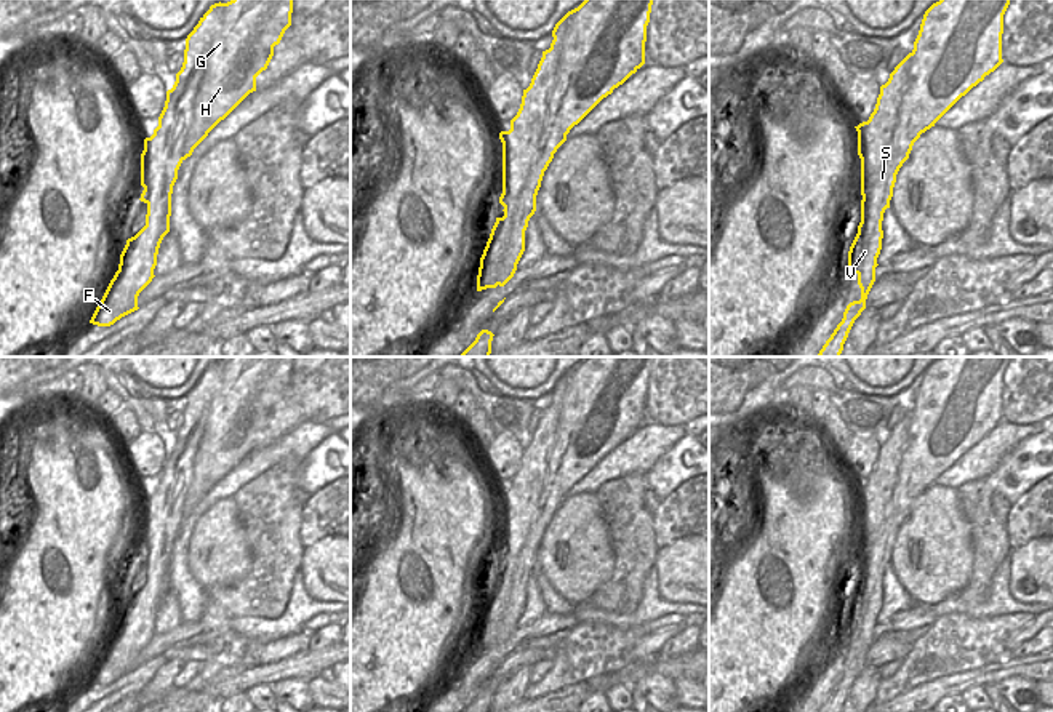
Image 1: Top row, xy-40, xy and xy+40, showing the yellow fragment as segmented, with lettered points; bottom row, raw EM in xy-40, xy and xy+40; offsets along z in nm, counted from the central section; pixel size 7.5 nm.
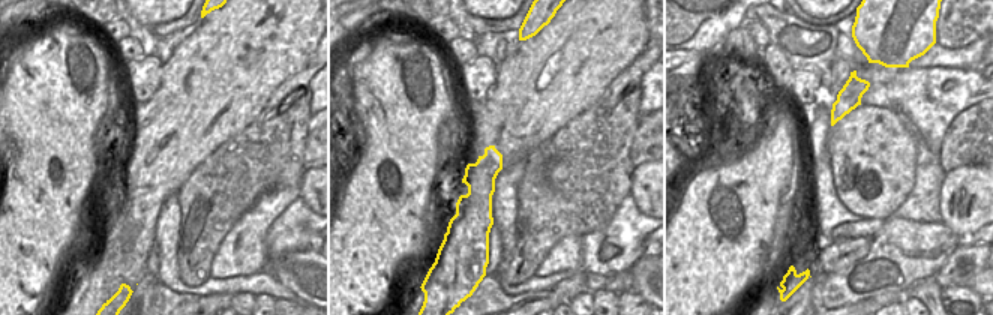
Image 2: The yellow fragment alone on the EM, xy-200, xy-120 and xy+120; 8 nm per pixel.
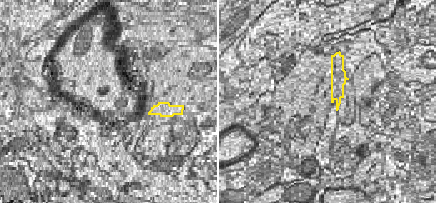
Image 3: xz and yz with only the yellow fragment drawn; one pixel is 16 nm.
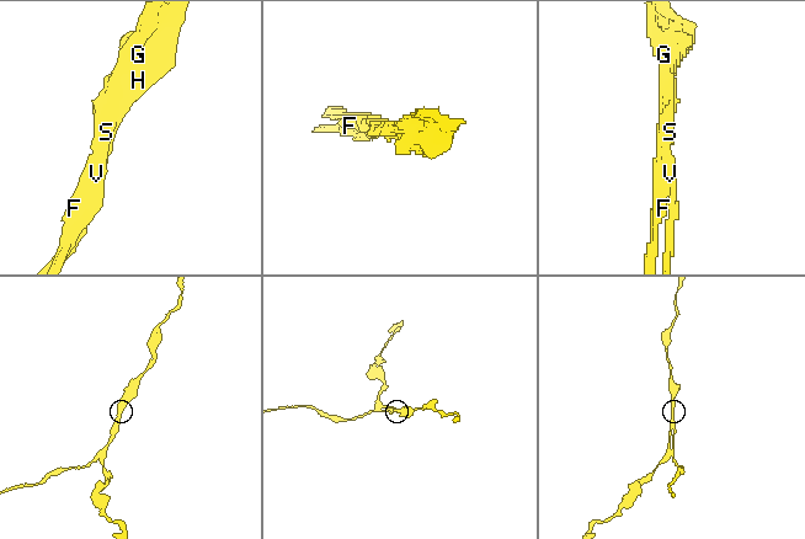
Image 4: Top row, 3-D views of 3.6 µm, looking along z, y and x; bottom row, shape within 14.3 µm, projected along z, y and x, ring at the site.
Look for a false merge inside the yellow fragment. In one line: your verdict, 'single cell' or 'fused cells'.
fused cells

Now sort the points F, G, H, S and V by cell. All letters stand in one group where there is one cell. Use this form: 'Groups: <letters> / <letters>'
Groups: F S / G H V.

